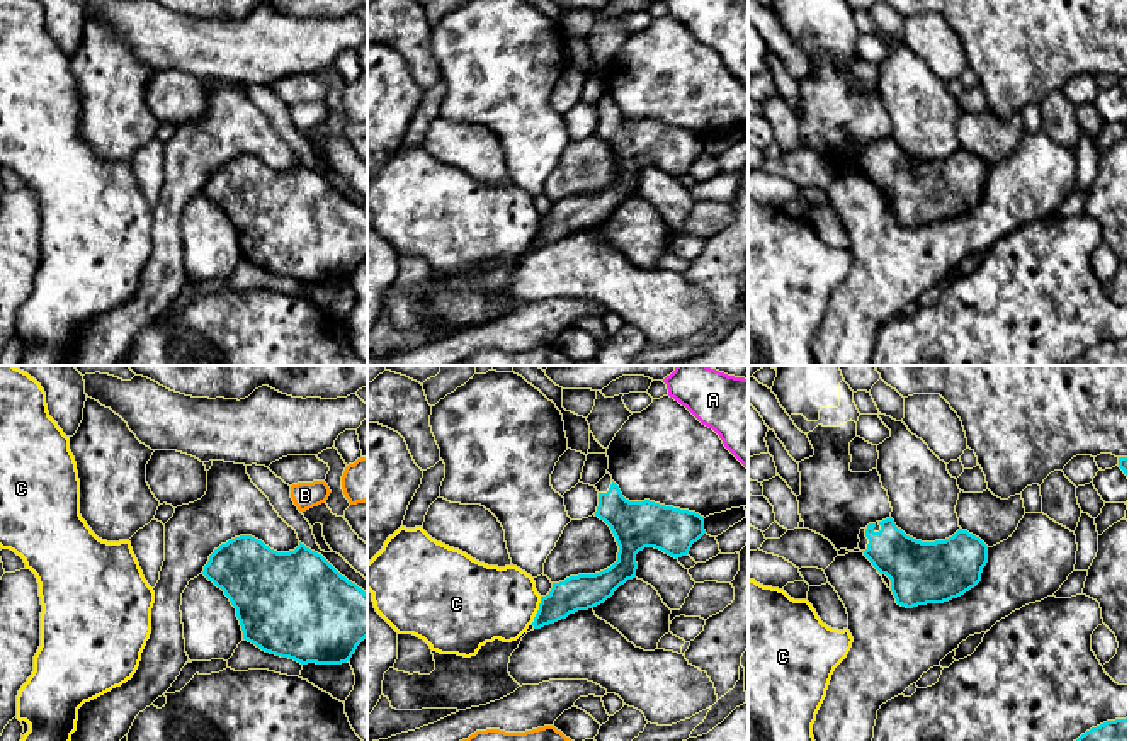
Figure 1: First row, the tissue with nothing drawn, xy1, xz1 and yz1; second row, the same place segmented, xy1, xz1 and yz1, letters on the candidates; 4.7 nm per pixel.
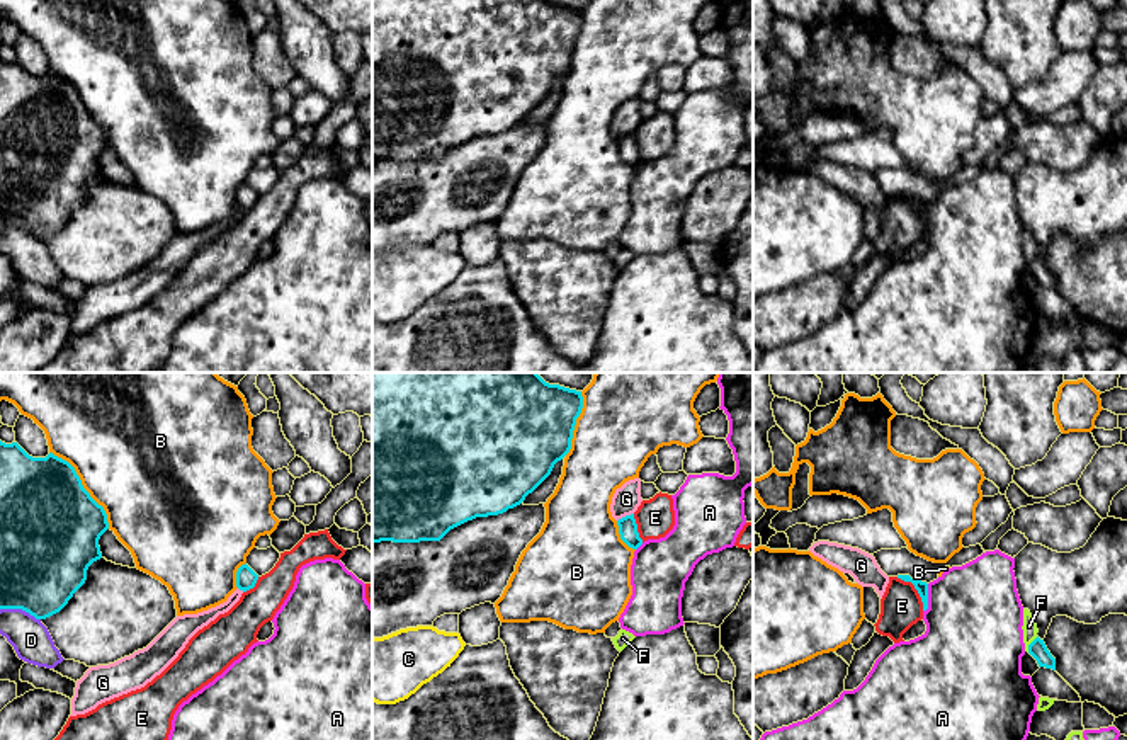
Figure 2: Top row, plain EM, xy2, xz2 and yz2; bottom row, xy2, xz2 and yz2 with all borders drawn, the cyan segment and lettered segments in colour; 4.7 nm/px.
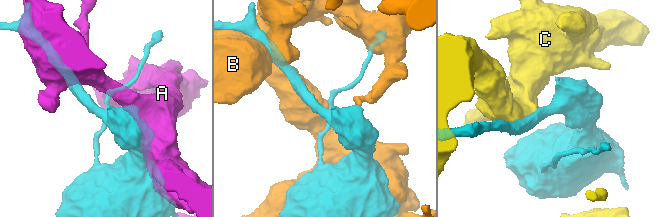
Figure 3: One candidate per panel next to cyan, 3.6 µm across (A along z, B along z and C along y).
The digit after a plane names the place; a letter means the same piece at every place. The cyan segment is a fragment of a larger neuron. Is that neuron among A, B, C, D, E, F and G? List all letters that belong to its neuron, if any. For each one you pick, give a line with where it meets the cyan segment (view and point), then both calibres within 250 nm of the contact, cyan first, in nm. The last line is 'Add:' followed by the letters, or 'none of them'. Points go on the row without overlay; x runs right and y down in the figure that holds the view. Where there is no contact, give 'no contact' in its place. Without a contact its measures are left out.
Add: none of them

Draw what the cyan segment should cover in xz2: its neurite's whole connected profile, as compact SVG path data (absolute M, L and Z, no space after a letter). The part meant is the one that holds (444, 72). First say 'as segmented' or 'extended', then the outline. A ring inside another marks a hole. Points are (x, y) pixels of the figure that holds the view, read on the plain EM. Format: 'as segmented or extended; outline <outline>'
as segmented; outline M372 0L372 162L440 160L450 148L476 136L498 134L520 124L571 68L581 10L546 0Z

